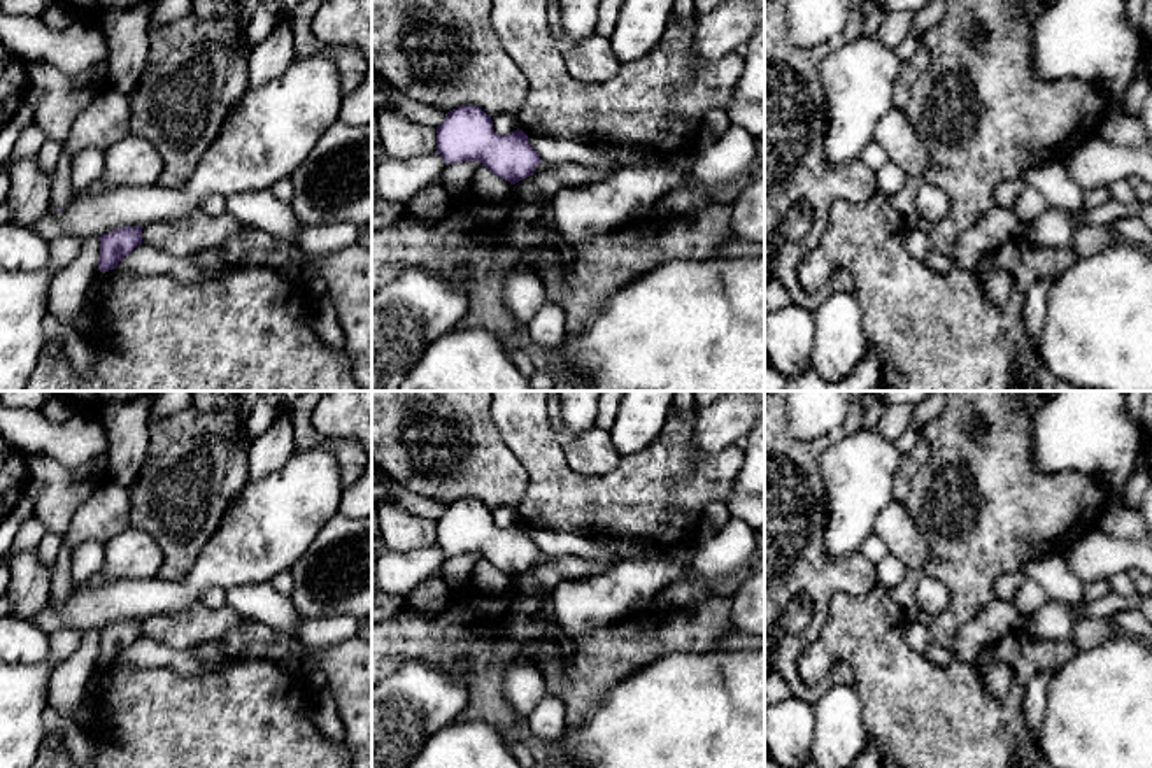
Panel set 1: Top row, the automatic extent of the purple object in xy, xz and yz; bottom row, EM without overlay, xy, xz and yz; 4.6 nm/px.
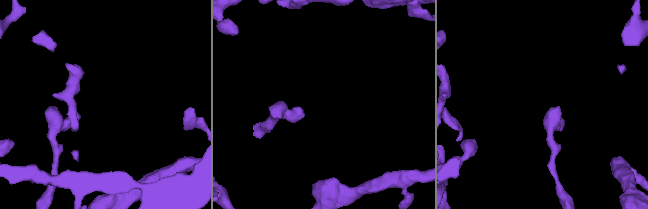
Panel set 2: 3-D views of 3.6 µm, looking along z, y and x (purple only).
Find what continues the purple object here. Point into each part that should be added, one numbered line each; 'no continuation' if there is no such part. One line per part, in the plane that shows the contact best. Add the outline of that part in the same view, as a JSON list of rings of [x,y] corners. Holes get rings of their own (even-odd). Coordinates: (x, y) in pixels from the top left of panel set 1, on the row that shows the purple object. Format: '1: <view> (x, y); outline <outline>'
no continuation

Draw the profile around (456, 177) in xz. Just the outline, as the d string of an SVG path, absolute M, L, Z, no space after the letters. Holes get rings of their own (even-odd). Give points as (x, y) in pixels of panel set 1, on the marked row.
M459 161L447 165L438 179L438 184L454 198L465 195L472 184L475 172L482 167L479 161Z

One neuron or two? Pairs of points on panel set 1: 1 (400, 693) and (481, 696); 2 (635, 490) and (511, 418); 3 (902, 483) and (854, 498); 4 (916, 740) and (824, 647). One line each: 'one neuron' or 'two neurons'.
1: two neurons
2: one neuron
3: two neurons
4: one neuron

